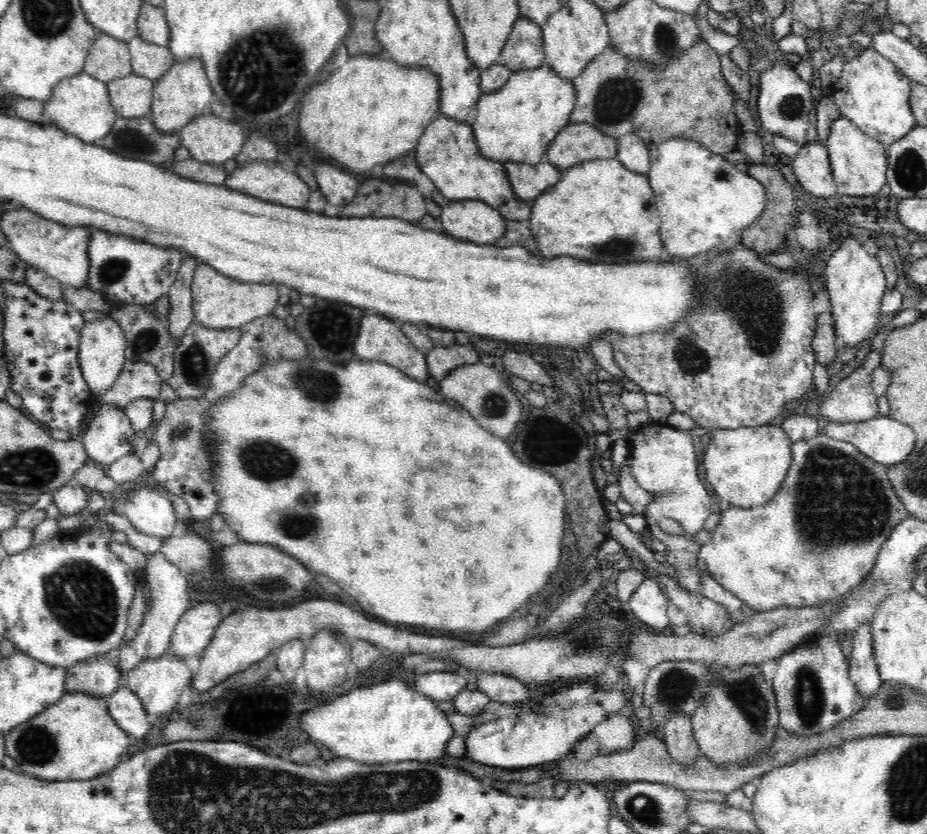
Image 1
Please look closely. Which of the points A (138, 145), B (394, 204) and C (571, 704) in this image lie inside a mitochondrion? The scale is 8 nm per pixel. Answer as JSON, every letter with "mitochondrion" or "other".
{"A":"other","B":"mitochondrion","C":"mitochondrion"}

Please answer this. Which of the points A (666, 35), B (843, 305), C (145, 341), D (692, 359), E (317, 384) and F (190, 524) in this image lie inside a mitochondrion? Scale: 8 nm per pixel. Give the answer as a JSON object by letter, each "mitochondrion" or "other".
{"A":"mitochondrion","B":"other","C":"mitochondrion","D":"mitochondrion","E":"mitochondrion","F":"other"}

